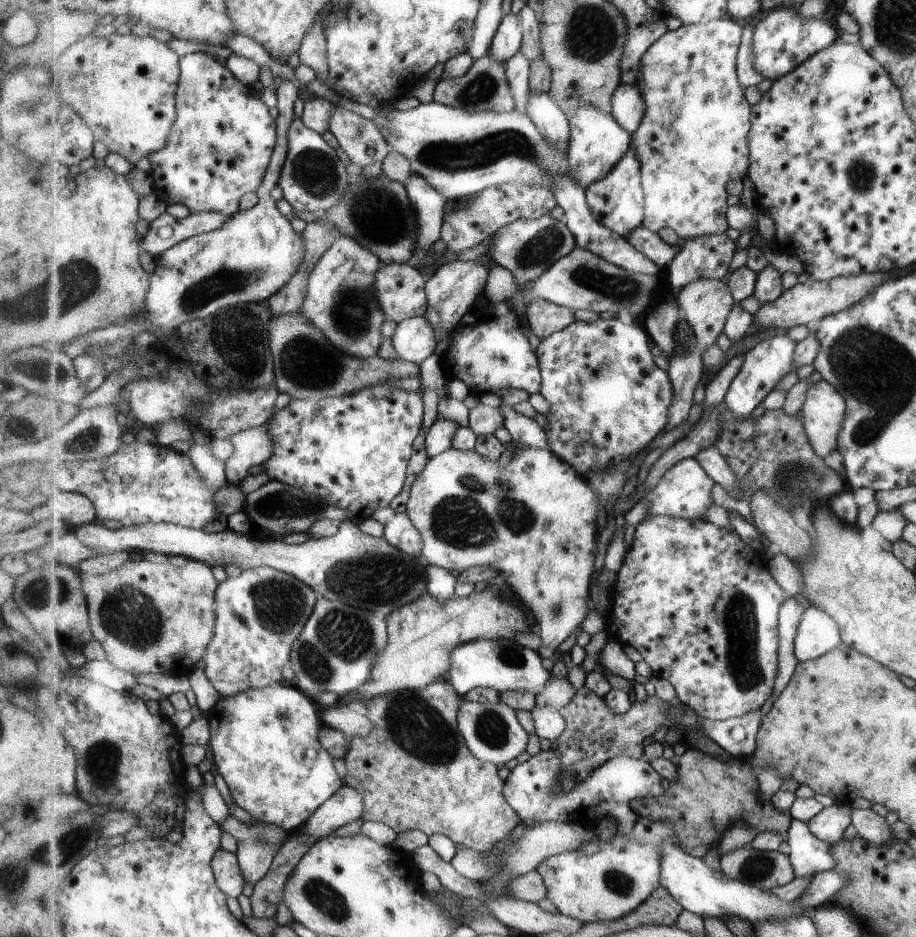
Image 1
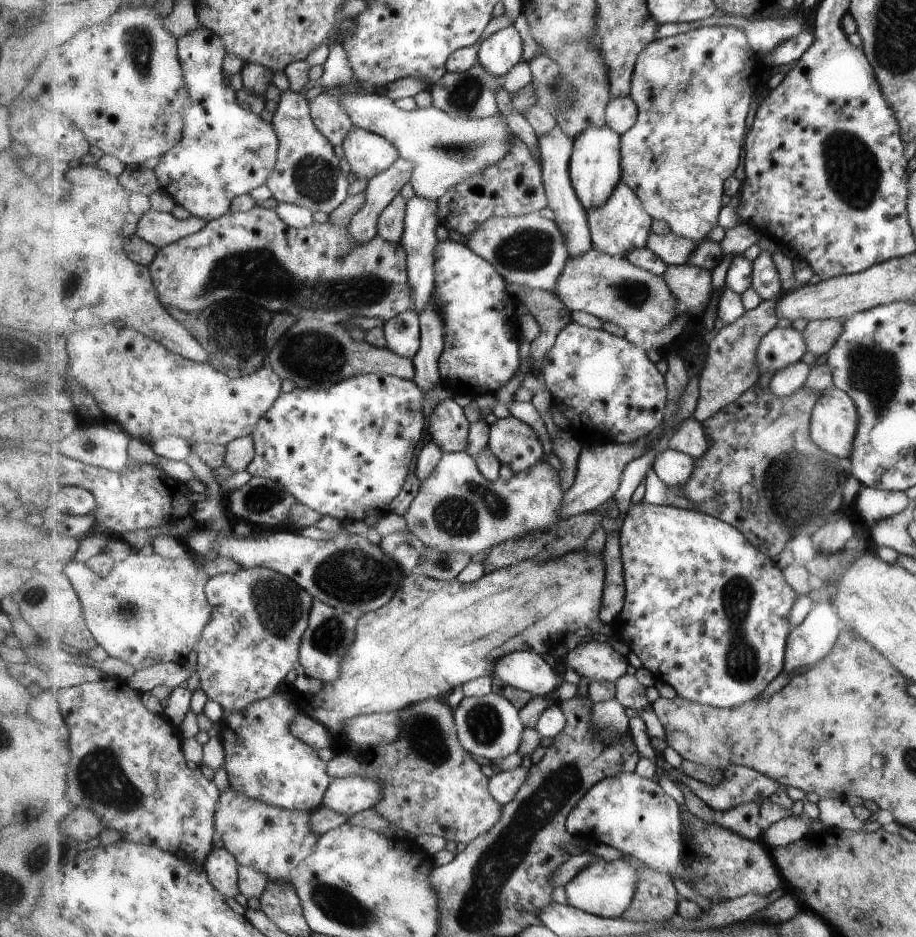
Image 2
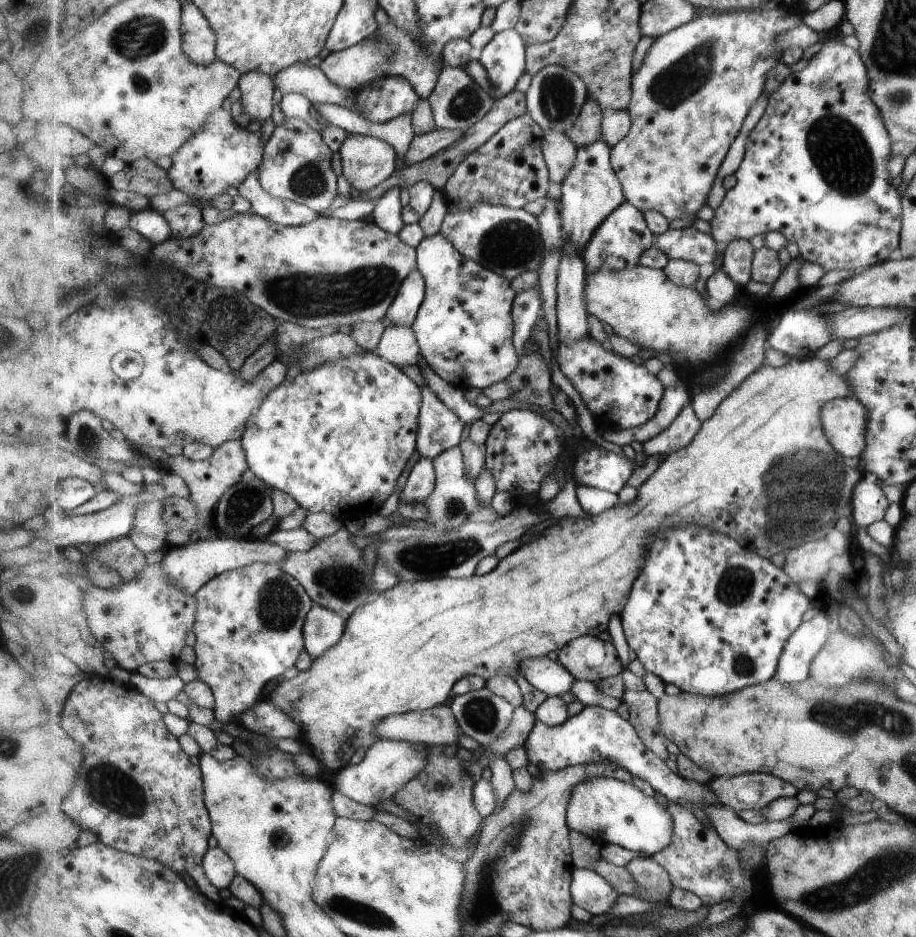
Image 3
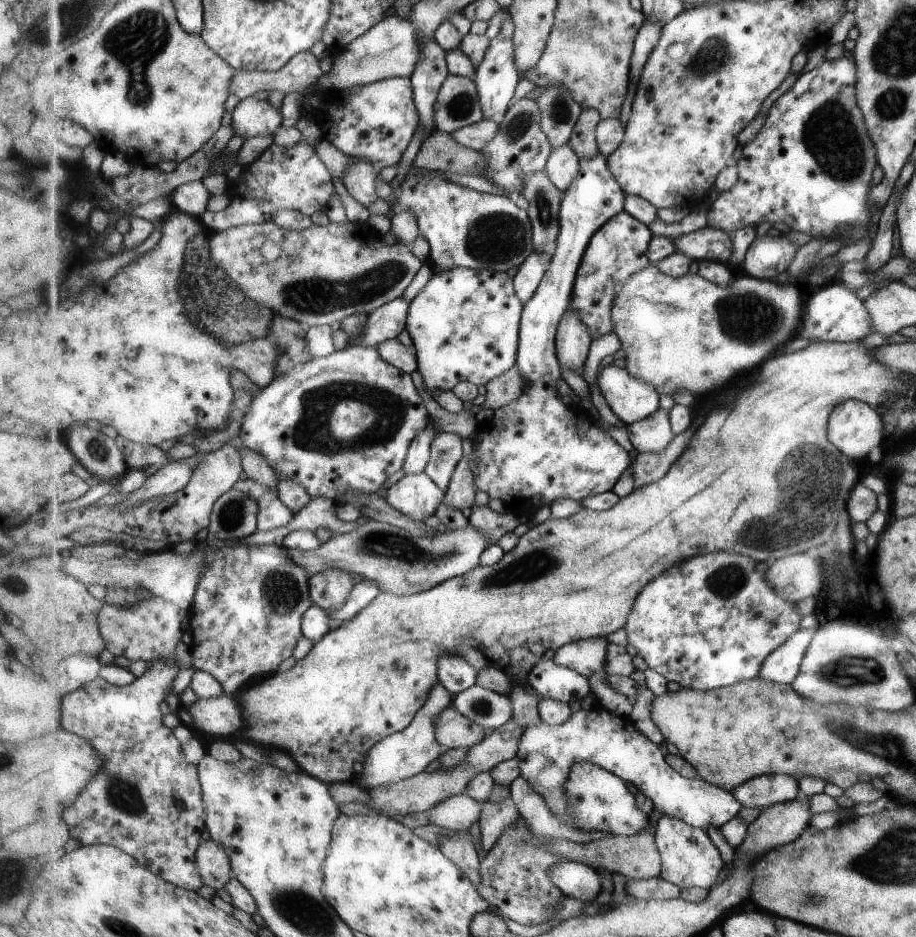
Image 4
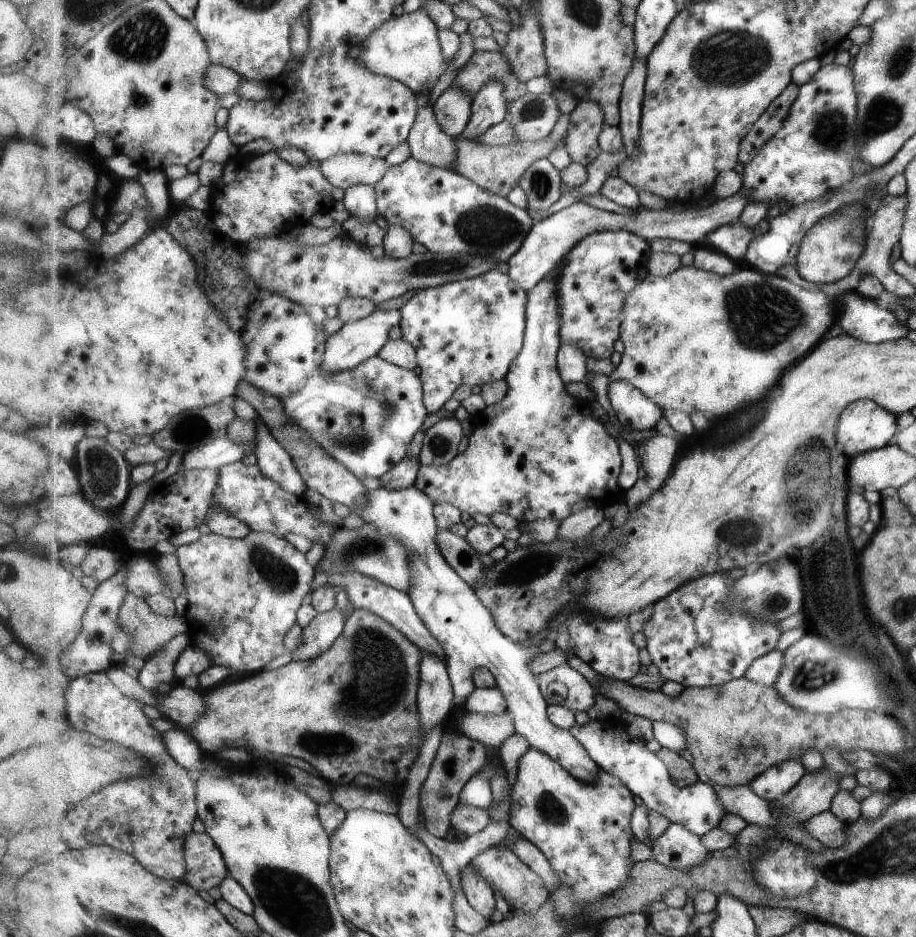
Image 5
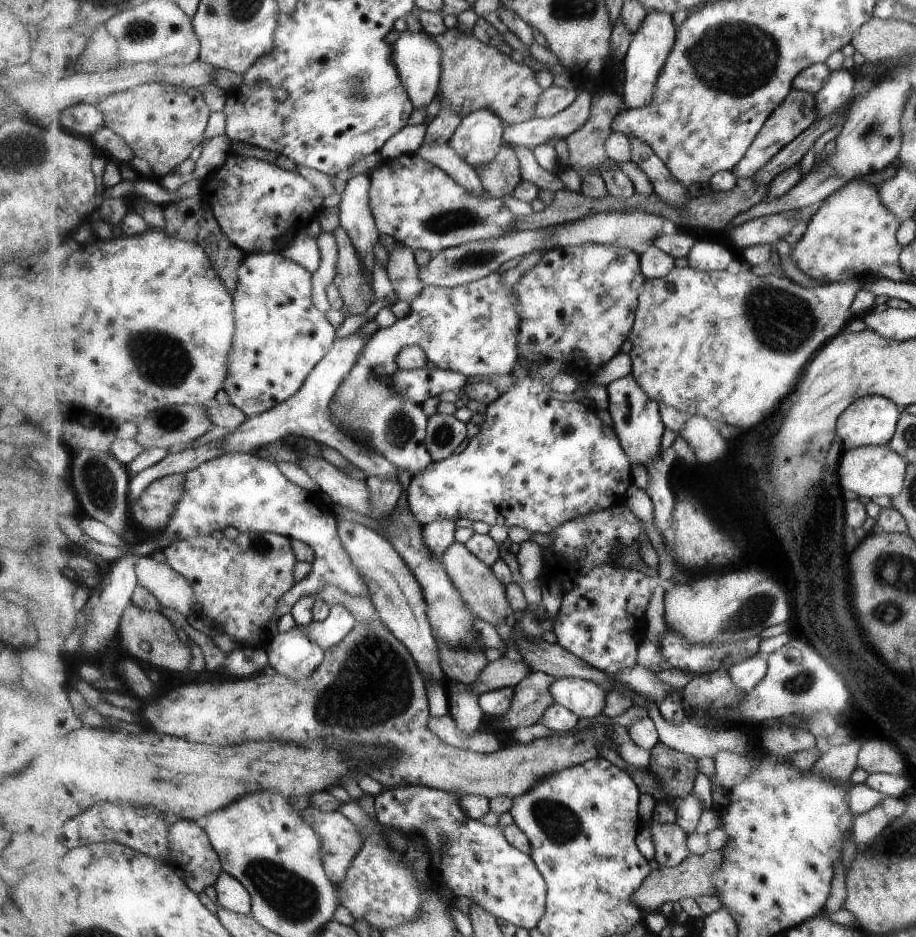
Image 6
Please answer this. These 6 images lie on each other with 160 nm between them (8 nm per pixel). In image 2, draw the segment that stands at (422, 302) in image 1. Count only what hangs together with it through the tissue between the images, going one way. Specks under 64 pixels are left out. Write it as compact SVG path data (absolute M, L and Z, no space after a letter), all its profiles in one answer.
M260 205L247 211L231 210L224 216L207 222L203 230L191 234L182 240L177 240L174 244L162 247L158 250L158 254L149 268L152 273L153 284L156 286L162 304L165 307L175 307L190 314L191 312L199 312L199 310L203 311L205 308L209 308L211 304L219 304L223 300L246 299L271 310L274 314L279 312L293 314L297 318L297 321L319 318L332 324L342 324L350 317L368 317L378 319L385 324L395 318L395 316L409 311L409 308L413 308L413 302L415 302L413 300L413 292L411 292L413 288L409 286L408 253L403 244L393 244L393 242L383 240L378 235L371 242L353 248L353 239L349 236L348 228L333 226L333 224L329 224L329 221L324 224L313 222L313 224L306 228L291 227L289 224L285 224L285 220L281 220L281 216L275 210L265 209Z

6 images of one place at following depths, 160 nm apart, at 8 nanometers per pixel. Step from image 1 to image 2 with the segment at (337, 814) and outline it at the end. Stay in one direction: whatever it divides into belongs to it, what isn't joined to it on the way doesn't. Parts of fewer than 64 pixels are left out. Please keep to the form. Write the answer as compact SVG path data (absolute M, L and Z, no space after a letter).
M348 775L332 781L322 805L355 816L363 810L373 809L382 800L383 790L377 779Z

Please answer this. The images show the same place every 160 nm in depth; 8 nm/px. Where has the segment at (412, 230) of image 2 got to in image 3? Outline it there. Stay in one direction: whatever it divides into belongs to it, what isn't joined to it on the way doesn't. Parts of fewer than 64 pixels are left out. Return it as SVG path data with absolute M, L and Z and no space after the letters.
M417 268L404 280L396 299L381 321L386 324L387 328L389 326L413 326L425 298L426 280L423 273Z

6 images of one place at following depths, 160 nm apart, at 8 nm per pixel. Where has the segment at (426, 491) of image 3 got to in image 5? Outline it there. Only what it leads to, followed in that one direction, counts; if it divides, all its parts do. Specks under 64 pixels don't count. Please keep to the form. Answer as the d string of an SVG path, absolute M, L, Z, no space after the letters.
M415 484L406 489L386 489L381 487L368 492L368 503L354 513L364 518L367 523L381 529L383 533L397 537L405 548L410 551L412 565L412 579L408 595L429 630L437 637L446 652L446 667L454 686L455 704L465 704L477 686L474 684L474 670L487 667L497 677L498 687L504 692L508 700L508 710L514 718L516 732L525 736L537 750L553 757L569 772L572 772L584 783L596 783L600 779L600 766L590 755L590 752L580 743L579 739L567 729L561 728L549 718L548 700L540 689L539 677L532 670L532 660L541 653L539 642L523 648L515 644L508 636L501 632L493 616L493 611L481 602L476 590L448 563L440 545L437 542L439 534L438 522L434 513L436 504Z

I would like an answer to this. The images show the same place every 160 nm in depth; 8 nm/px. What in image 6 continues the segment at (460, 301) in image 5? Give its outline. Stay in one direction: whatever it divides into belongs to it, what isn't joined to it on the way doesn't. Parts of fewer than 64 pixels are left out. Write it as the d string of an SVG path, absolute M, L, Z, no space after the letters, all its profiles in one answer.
M495 271L493 274L490 274L489 276L486 276L485 278L482 278L481 280L476 280L467 284L462 284L456 287L440 287L440 286L435 286L435 285L427 285L421 294L418 294L418 297L415 298L415 300L411 303L411 312L409 313L408 317L405 317L404 319L398 319L398 321L395 324L392 324L390 327L385 327L385 328L379 328L374 335L370 338L370 341L368 342L368 345L365 345L364 351L360 354L360 358L357 359L356 365L352 368L352 371L349 371L349 374L347 375L347 378L341 383L341 386L337 389L337 392L335 392L334 399L332 400L332 403L330 404L330 411L332 412L332 418L333 422L336 422L338 424L338 427L340 429L341 426L339 426L339 422L337 422L337 419L342 419L344 421L344 428L347 431L351 431L354 429L355 431L358 431L363 437L364 437L364 444L371 449L373 452L379 453L380 455L385 455L394 465L397 465L399 468L403 468L403 470L407 470L410 472L411 476L419 475L420 473L424 473L436 460L431 456L431 453L429 452L428 449L428 444L426 443L426 436L427 436L427 431L428 431L428 418L433 415L437 414L439 408L440 402L437 402L436 397L431 398L430 400L426 400L423 404L417 404L408 400L405 400L395 389L393 386L394 382L394 376L396 375L396 372L401 369L400 366L397 364L397 357L398 354L402 351L403 347L409 346L409 345L417 345L421 347L425 352L426 355L428 356L428 359L430 362L432 362L435 367L440 368L440 369L447 369L450 371L455 371L455 372L462 372L463 374L466 374L468 377L470 377L472 380L480 380L484 379L487 380L491 374L510 374L511 370L513 370L513 366L515 366L515 362L517 360L520 360L520 350L518 348L517 344L517 335L520 334L520 314L519 314L519 300L516 297L516 292L515 292L515 287L511 285L507 285L504 282L504 278L502 274L499 274L499 272Z

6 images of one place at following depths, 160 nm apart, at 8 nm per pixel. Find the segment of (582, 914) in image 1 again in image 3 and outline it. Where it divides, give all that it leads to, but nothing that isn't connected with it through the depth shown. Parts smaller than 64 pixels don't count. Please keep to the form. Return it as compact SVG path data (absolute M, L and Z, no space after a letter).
M576 869L572 876L574 904L588 911L591 916L609 912L620 893L593 869Z

